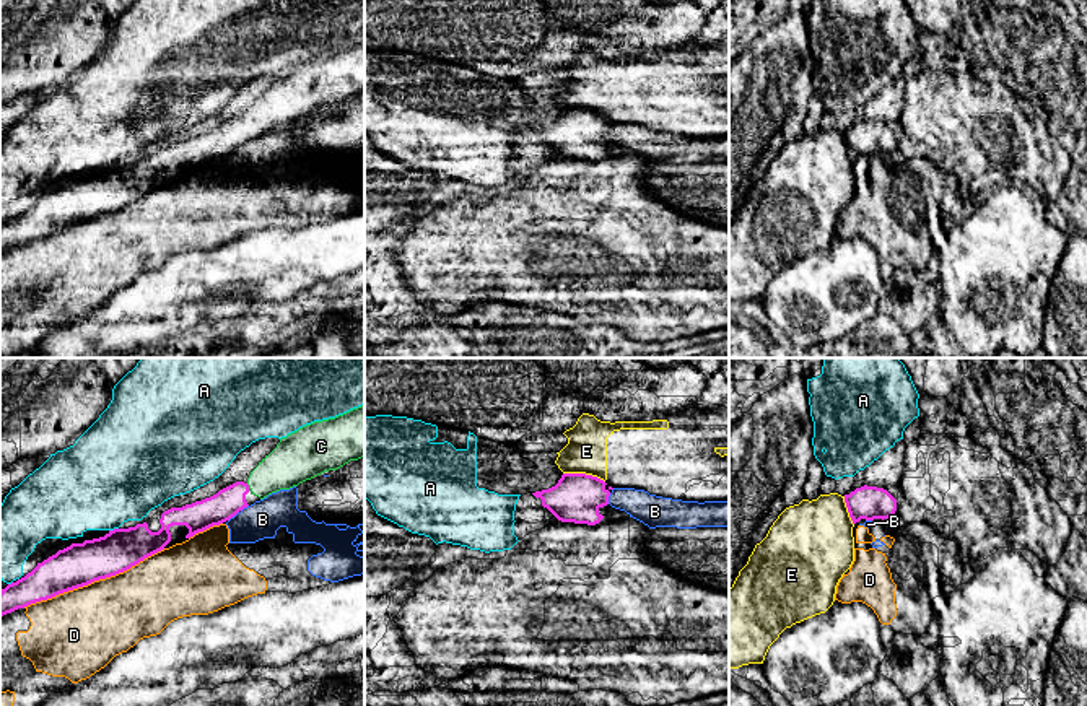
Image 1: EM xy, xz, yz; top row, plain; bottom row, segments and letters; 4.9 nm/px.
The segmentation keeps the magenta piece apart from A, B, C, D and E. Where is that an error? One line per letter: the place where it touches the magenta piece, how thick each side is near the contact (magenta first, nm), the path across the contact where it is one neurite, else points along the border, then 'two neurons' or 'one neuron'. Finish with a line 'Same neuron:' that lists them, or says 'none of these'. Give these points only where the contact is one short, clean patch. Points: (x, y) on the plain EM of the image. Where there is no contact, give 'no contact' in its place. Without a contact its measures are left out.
A: meets magenta in xy at (114, 165); 220 nm thick on the magenta side, 460 nm on the other; two neurons
B: meets magenta in xy at (233, 152); 150 nm thick on the magenta side, 180 nm on the other; border along xy (238, 147), (228, 156); two neurons
C: meets magenta in xy at (248, 121); 150 nm thick on the magenta side, 220 nm on the other; runs through xy (227, 139), (248, 121), (262, 117), (292, 98); one neuron
D: meets magenta in xy at (93, 217); 220 nm thick on the magenta side, 420 nm on the other; two neurons
E: meets magenta in xz at (584, 109); 240 nm thick on the magenta side, 200 nm on the other; two neurons
Same neuron: C

